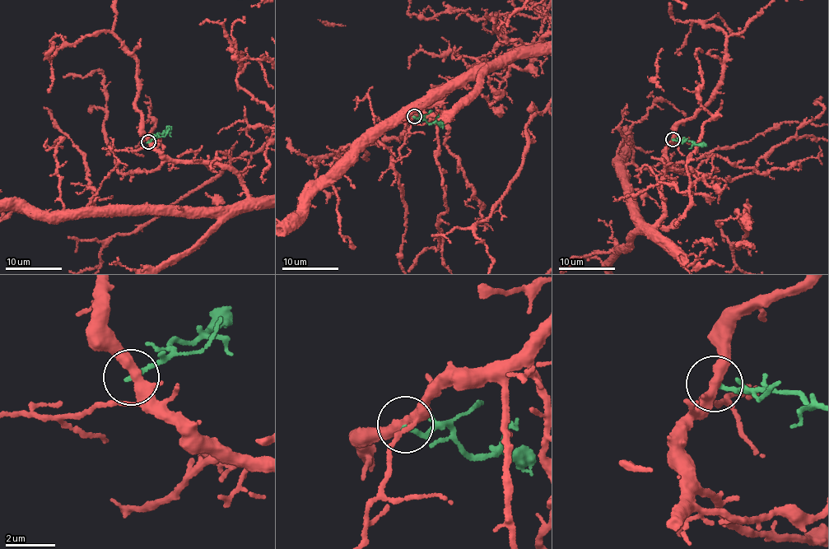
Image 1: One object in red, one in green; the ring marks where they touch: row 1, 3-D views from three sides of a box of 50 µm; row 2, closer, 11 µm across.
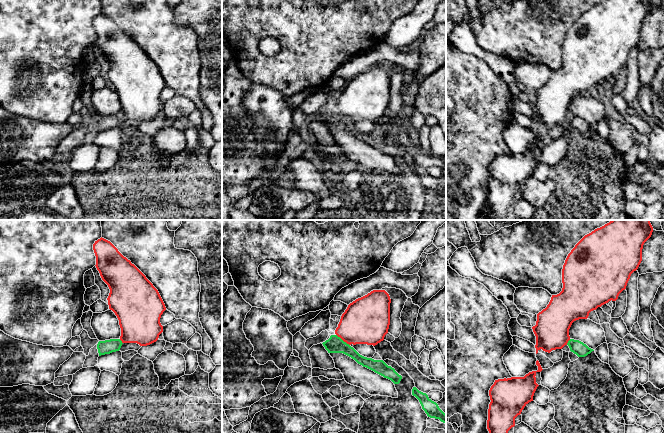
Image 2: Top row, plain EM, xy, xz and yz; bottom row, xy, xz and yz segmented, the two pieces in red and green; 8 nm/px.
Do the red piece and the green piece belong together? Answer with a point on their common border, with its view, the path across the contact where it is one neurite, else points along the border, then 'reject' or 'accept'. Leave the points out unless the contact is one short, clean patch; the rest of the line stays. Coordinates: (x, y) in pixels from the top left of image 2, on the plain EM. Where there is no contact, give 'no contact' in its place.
contact xz (343, 116); border xz (336, 110), (349, 121); reject

